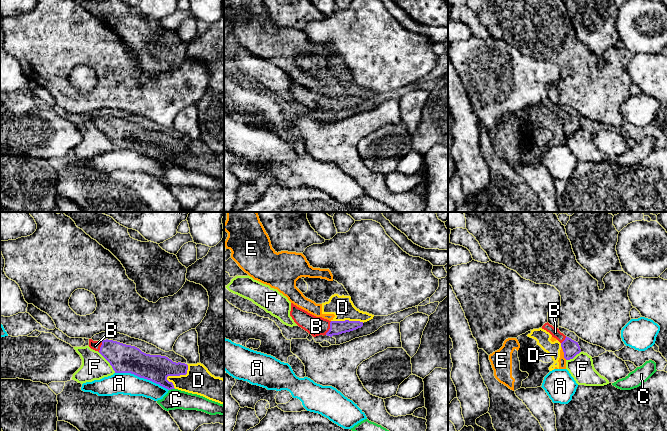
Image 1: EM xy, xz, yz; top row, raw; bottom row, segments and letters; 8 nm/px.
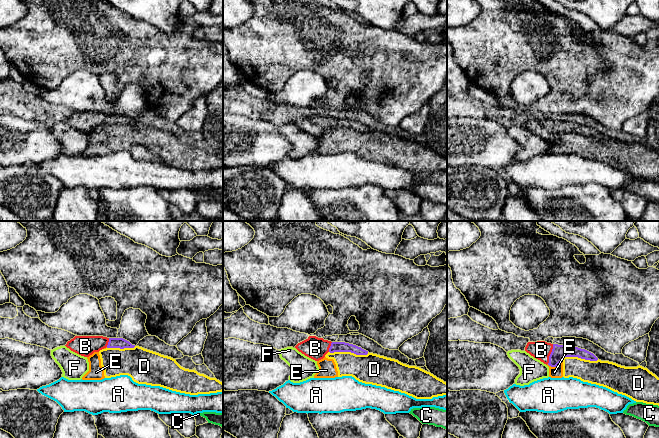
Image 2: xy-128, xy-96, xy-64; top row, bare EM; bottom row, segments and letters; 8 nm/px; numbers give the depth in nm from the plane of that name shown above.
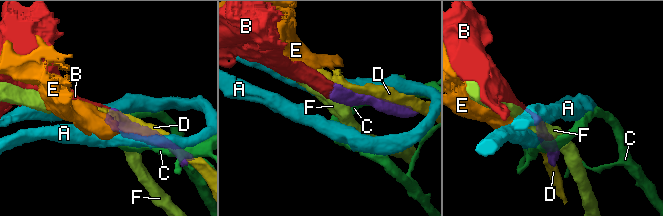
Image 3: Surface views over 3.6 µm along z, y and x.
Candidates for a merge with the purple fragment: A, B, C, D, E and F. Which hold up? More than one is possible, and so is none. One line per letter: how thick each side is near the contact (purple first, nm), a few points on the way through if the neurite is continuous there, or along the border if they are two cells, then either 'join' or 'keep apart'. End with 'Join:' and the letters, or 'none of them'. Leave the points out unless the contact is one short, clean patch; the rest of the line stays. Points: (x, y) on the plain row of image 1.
A: 220/180 nm | along xy (115, 148), (133, 149), (158, 159), (168, 166) | keep apart
B: 110/150 nm | across xz (336, 103), (330, 104), (316, 102) | join
C: 220/160 nm | keep apart
D: 220/220 nm | keep apart
E: 140/60 nm | along yz (561, 122), (566, 135) | keep apart
F: 220/220 nm | along xy (98, 128), (115, 148) | keep apart
Join: B

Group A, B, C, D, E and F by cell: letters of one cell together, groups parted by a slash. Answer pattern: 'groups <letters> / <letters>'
groups A / B / C / D E / F

